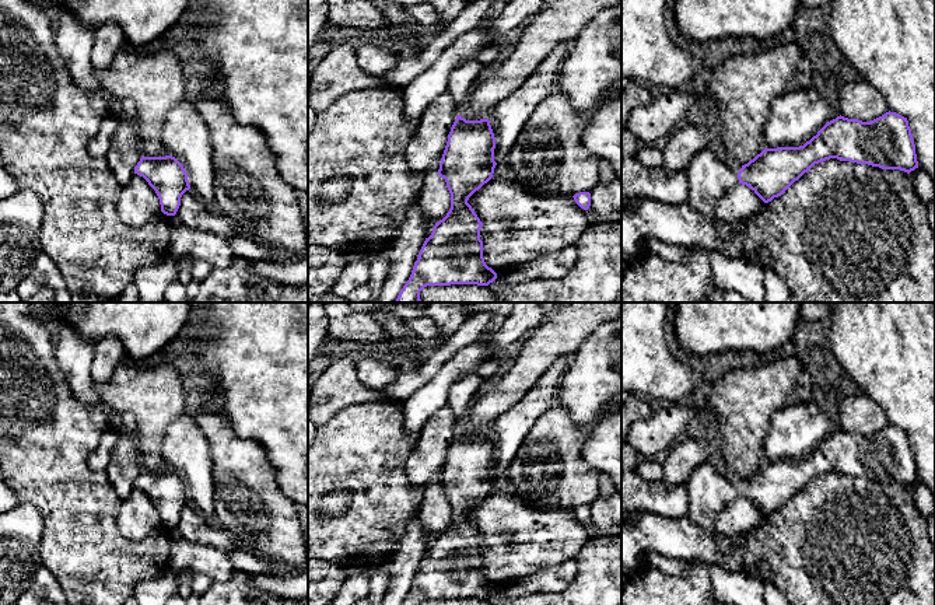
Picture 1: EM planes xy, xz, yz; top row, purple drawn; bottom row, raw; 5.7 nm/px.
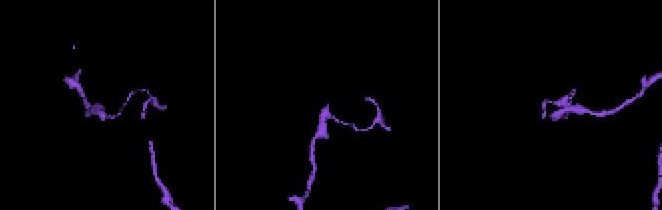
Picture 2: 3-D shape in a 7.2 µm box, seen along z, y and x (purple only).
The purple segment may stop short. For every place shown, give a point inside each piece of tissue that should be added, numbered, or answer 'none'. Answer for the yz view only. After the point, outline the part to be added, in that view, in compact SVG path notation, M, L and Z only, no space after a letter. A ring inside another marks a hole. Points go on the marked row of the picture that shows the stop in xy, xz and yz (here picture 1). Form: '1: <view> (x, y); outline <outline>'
1: yz (710, 175); outline M714 146L698 151L687 167L687 204L705 220L714 220L719 199L739 183L742 165L724 158Z

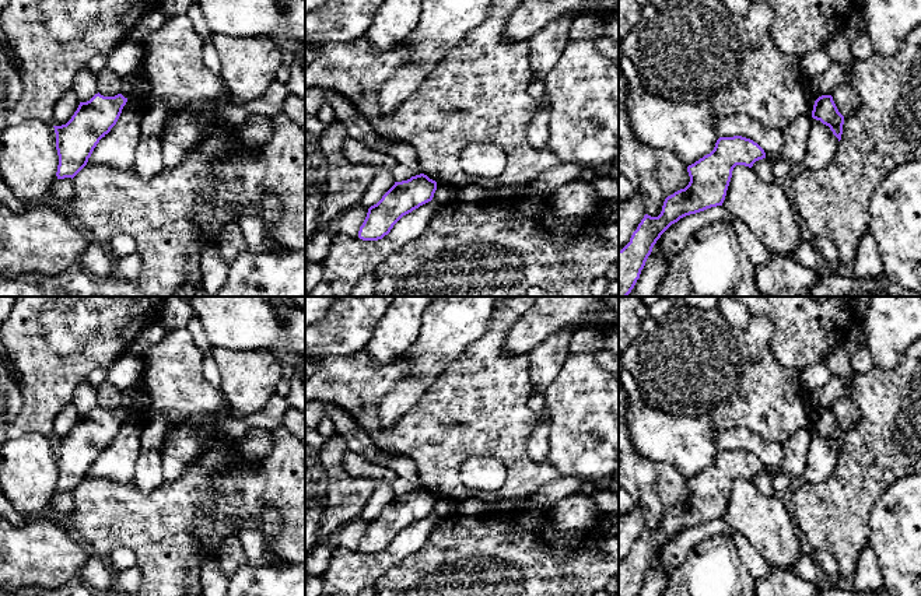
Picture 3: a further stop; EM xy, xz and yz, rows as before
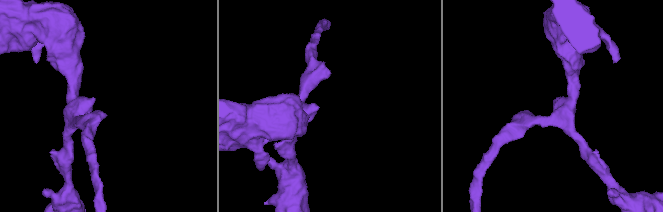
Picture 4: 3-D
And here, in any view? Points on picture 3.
none

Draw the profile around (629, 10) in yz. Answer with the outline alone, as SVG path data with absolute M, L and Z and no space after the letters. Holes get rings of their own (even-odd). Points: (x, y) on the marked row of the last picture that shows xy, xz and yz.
M619 0L619 39L624 39L633 28L633 22L641 15L637 0Z

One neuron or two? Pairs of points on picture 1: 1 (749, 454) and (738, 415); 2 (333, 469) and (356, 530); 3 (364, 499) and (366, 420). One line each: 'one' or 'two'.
1: one
2: one
3: one

